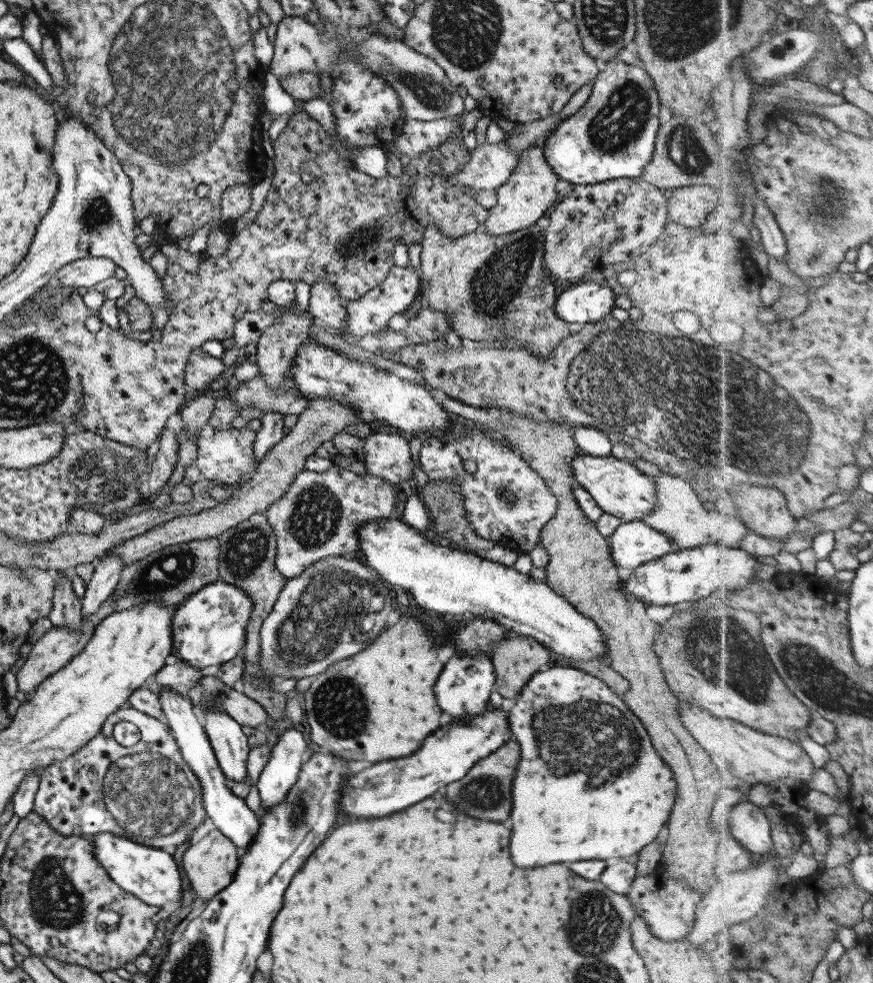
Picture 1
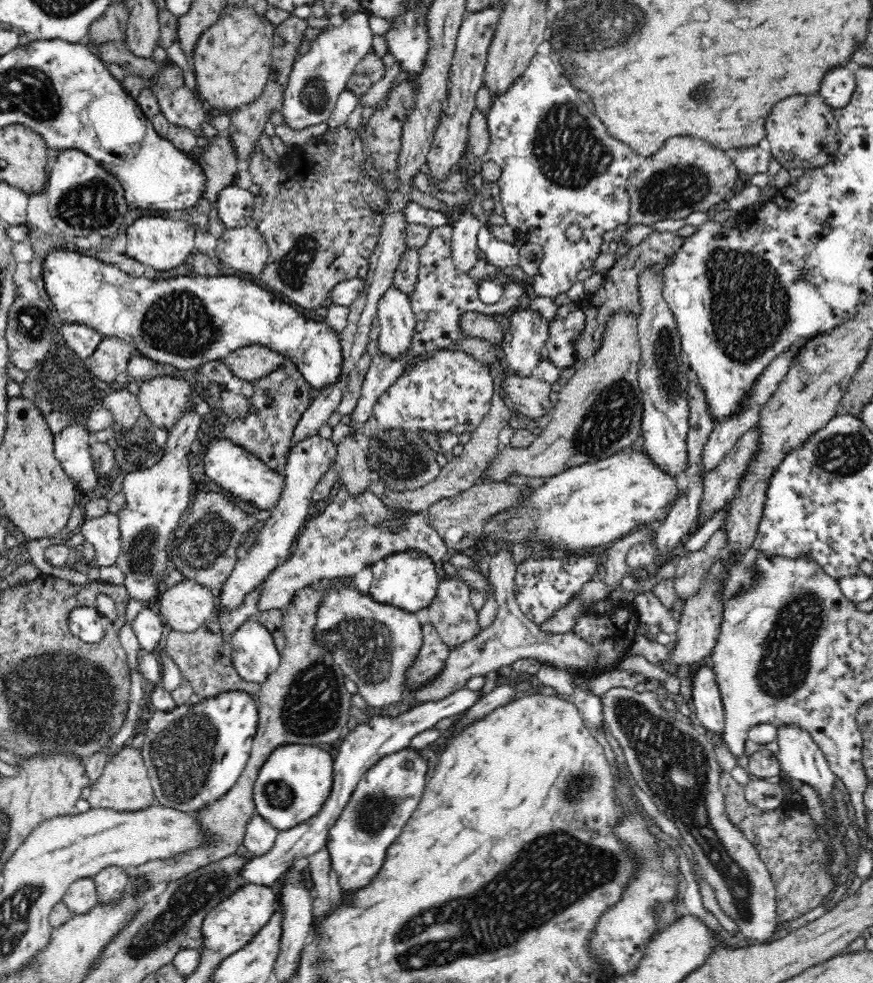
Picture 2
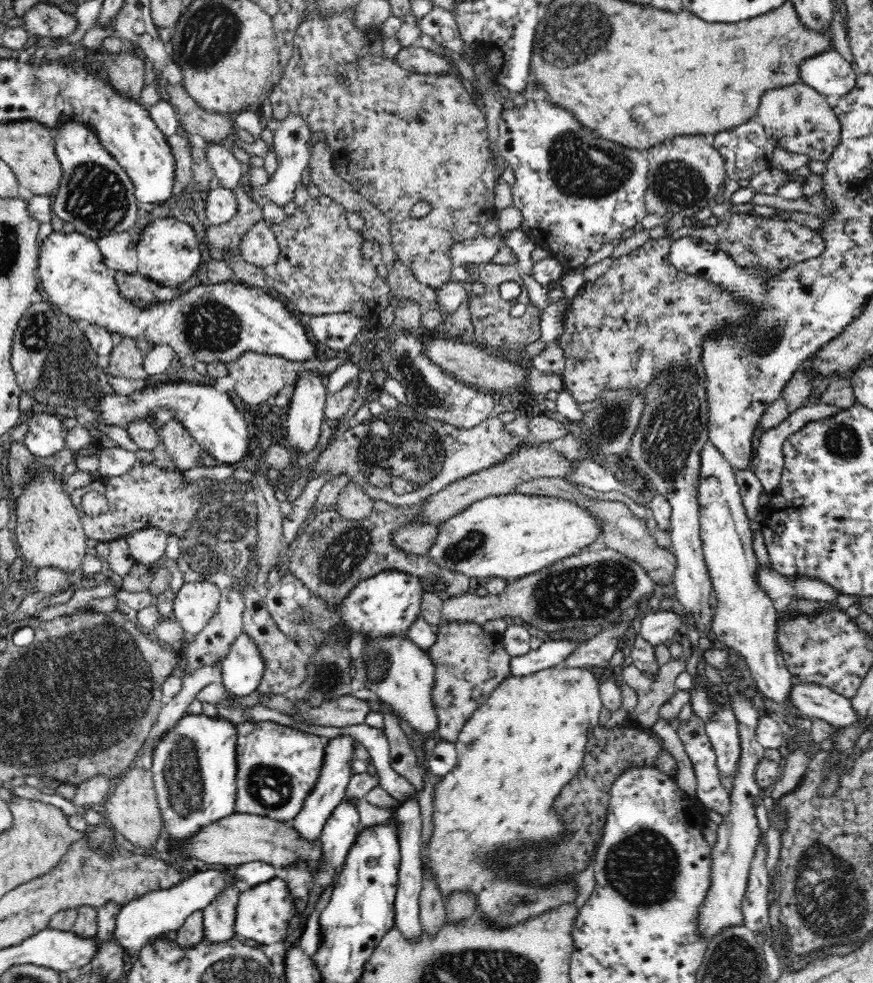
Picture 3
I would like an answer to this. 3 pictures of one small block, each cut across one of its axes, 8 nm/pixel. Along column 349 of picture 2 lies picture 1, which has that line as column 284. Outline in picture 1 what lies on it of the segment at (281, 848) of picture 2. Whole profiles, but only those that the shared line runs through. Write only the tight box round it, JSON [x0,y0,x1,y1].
[256,727,308,811]

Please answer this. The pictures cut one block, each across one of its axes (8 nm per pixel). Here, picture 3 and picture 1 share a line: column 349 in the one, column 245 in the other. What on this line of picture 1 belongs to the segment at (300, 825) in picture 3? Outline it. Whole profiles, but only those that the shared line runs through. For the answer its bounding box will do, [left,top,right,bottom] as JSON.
[203,709,252,782]

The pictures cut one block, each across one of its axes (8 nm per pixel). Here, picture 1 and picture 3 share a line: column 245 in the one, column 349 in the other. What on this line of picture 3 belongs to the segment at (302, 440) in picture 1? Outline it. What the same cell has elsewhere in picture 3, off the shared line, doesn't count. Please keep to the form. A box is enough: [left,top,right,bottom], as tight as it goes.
[335,482,375,520]

